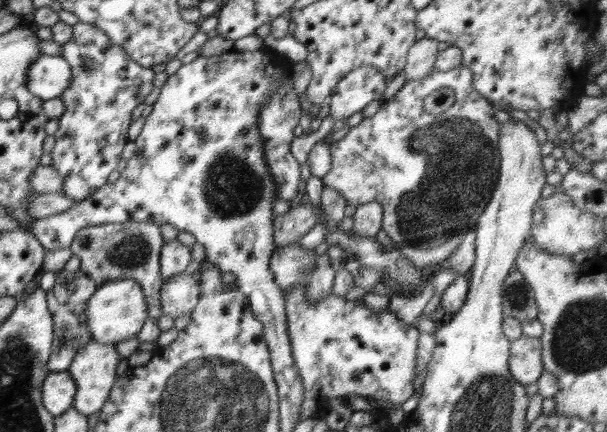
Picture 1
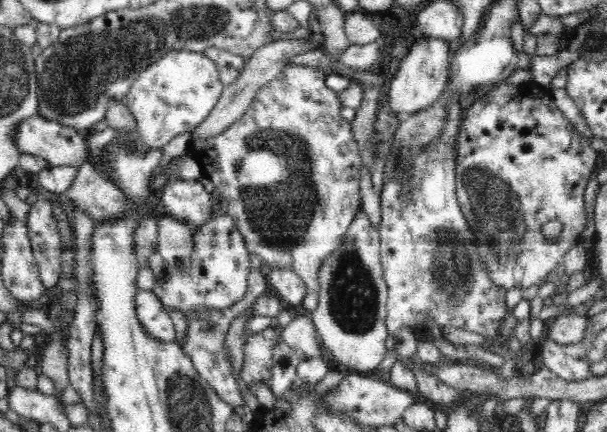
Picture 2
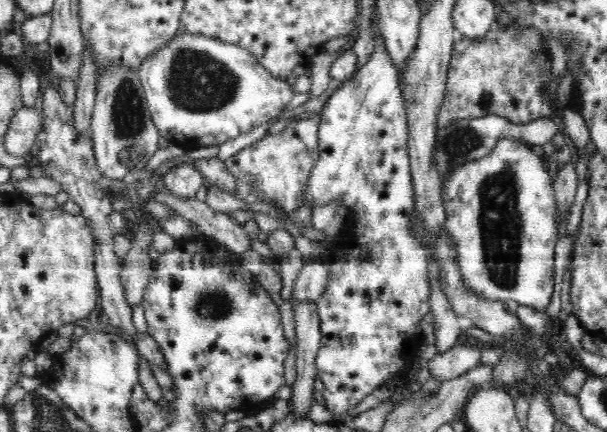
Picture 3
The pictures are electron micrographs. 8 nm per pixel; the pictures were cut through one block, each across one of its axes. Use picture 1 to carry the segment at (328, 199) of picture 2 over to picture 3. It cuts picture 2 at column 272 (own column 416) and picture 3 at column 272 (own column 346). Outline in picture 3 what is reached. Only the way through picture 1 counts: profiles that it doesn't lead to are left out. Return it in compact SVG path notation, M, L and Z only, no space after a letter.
M290 117L282 132L266 132L260 140L224 160L228 172L235 178L233 195L246 204L271 200L288 213L300 208L304 204L308 178L321 155L318 131L318 117Z

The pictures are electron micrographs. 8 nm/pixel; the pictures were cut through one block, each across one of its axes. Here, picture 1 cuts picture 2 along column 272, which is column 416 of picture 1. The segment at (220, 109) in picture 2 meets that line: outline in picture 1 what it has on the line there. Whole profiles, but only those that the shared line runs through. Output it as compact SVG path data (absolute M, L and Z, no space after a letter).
M424 37L417 40L408 51L404 72L407 80L418 80L434 72L438 56L438 41Z

